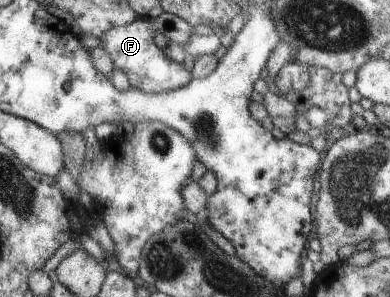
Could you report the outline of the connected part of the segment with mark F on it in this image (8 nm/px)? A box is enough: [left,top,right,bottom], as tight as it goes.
[98,18,193,94]

